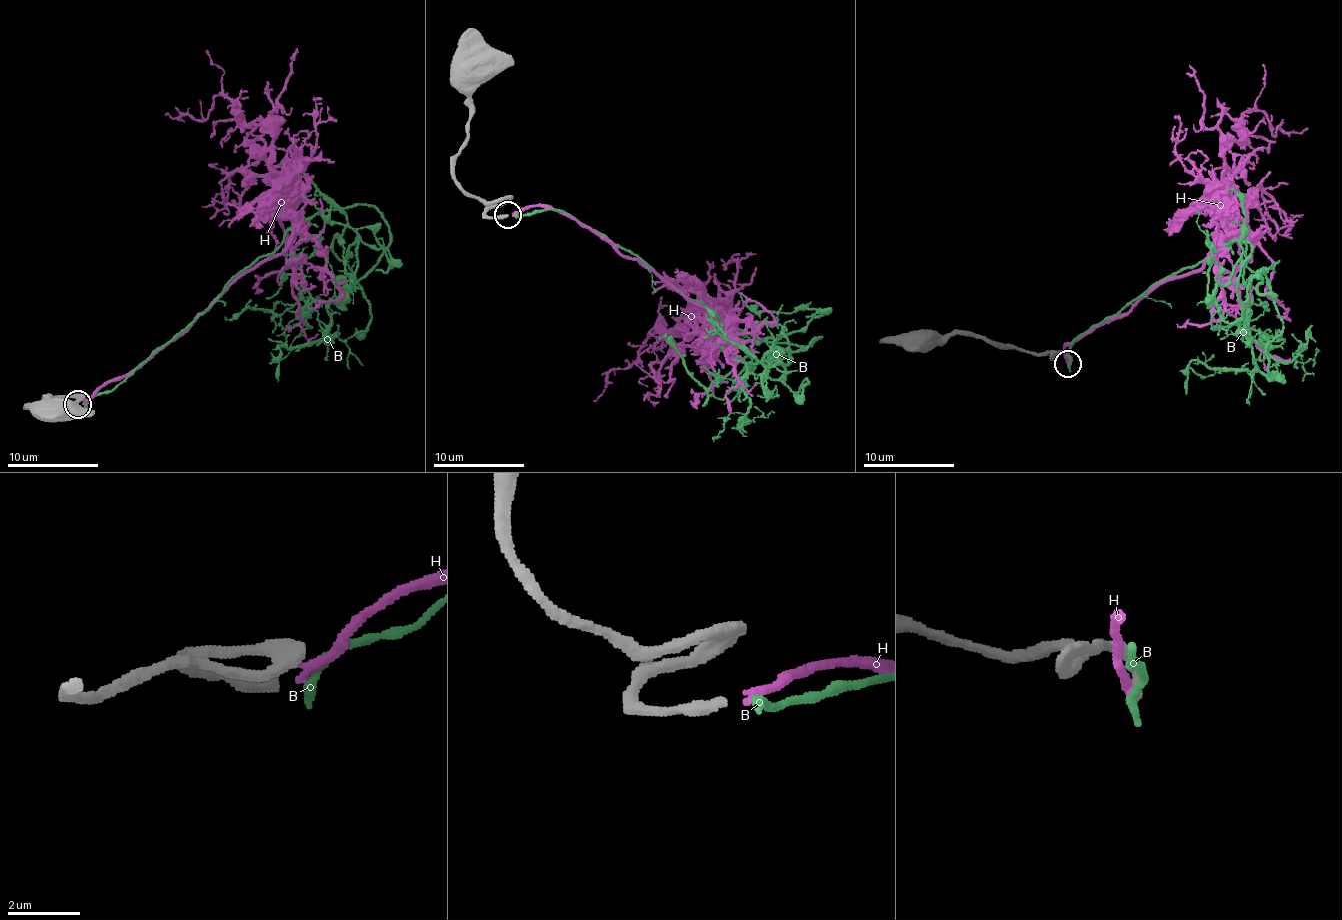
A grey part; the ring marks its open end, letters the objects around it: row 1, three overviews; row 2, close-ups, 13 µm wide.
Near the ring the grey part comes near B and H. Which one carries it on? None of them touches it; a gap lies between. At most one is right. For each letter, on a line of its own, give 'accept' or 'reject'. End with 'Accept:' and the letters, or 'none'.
B: reject
H: accept
Accept: H

